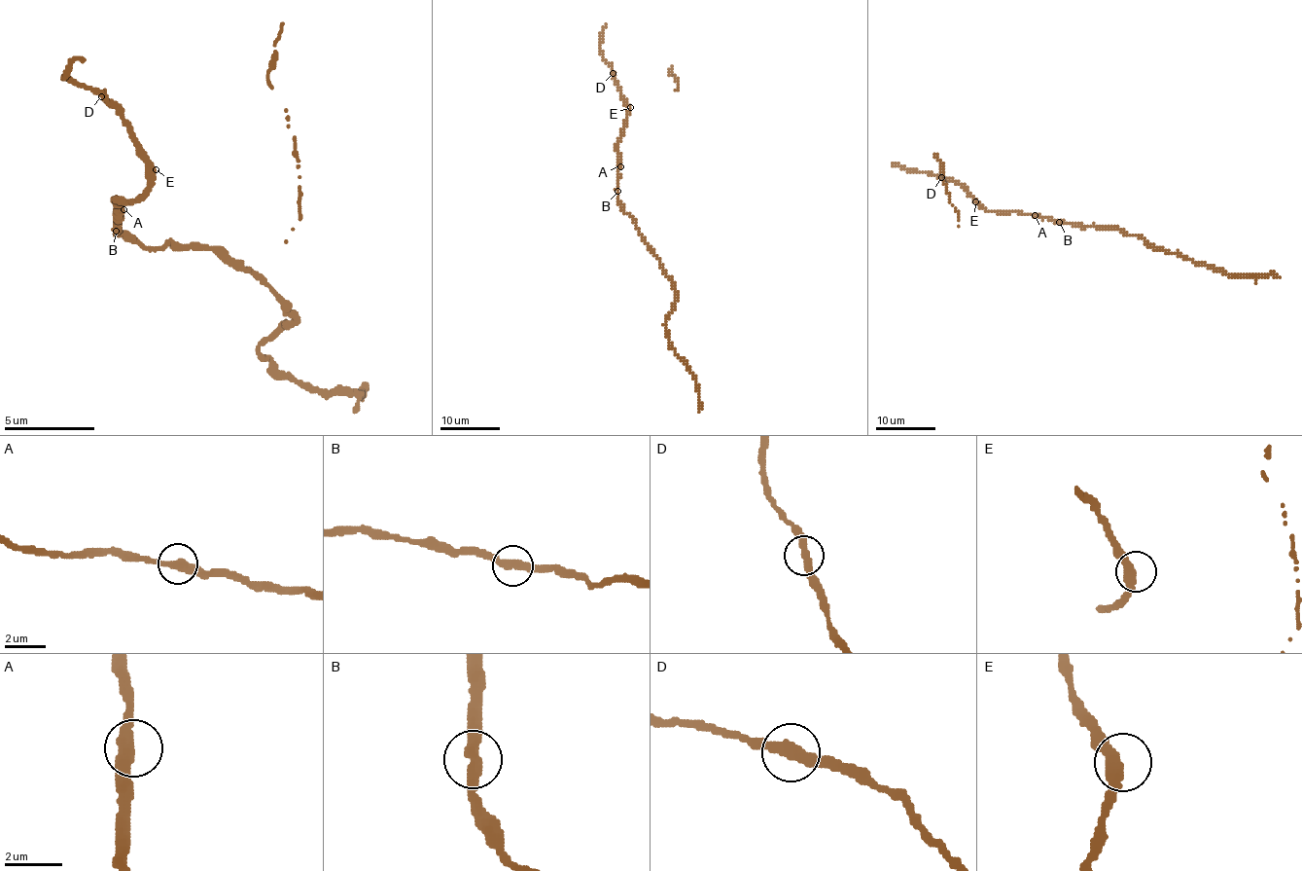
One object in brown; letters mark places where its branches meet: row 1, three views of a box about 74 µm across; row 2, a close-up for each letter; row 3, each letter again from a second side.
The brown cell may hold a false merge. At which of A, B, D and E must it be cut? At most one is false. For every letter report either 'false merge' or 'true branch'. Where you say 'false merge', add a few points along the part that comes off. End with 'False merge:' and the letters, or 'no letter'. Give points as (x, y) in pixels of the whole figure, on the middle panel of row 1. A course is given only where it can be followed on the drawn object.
A: true branch
B: true branch
D: true branch
E: true branch
False merge: no letter

